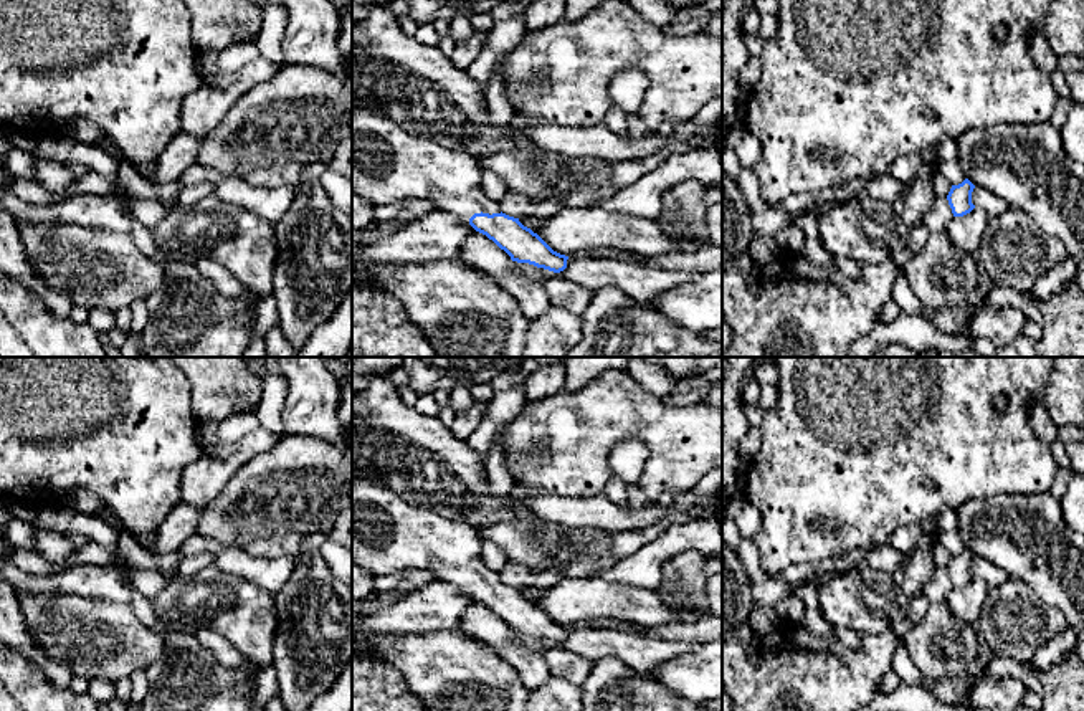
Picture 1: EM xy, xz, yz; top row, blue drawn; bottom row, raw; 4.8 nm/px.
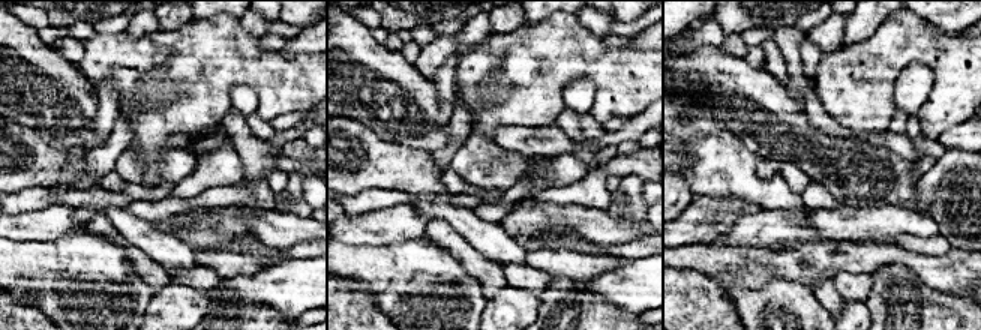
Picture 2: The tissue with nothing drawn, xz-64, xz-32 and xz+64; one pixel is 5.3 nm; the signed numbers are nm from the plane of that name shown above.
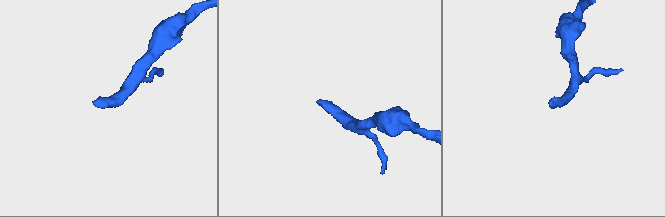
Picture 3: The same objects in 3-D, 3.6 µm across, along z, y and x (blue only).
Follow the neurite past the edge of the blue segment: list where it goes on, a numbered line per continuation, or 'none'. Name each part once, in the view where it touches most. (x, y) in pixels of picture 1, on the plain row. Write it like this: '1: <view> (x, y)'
1: xz (389, 533)

